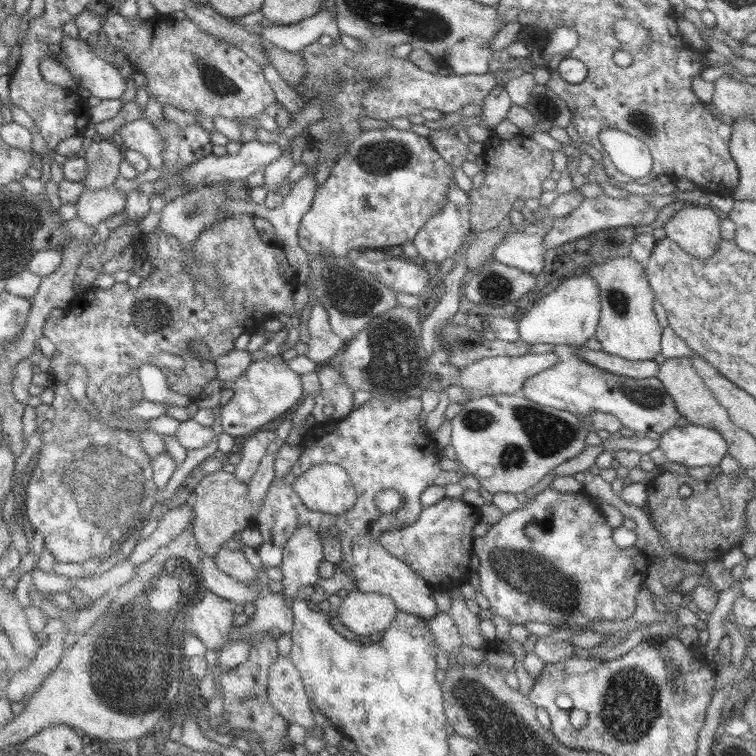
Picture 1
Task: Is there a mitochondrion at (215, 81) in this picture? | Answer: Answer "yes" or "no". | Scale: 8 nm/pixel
yes

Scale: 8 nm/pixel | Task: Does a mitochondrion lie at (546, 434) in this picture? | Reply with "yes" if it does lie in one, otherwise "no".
yes

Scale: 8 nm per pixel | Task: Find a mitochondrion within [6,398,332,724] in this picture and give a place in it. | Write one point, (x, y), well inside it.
(133, 672)

